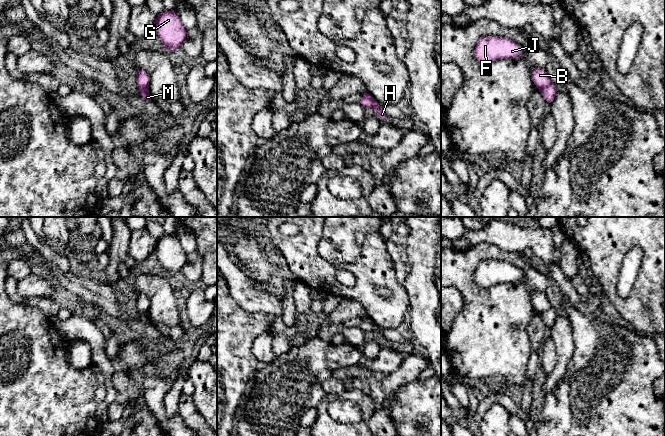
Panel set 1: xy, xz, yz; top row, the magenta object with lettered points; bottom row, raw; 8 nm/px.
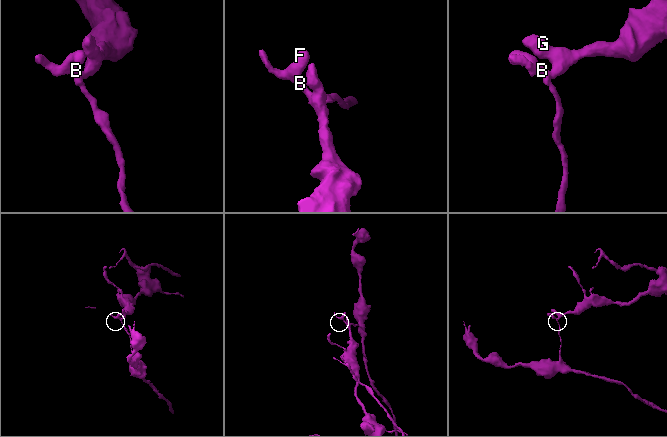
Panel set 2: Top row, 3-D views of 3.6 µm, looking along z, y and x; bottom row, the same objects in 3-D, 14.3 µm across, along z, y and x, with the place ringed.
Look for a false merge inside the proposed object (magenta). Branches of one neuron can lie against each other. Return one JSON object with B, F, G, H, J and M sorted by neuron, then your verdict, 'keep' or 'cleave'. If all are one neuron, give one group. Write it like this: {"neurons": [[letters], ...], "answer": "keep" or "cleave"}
{"neurons": [["B", "F", "G", "H", "J"], ["M"]], "answer": "cleave"}

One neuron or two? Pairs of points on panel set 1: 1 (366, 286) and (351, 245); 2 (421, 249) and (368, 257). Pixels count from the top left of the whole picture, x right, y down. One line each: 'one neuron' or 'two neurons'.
1: two neurons
2: two neurons

